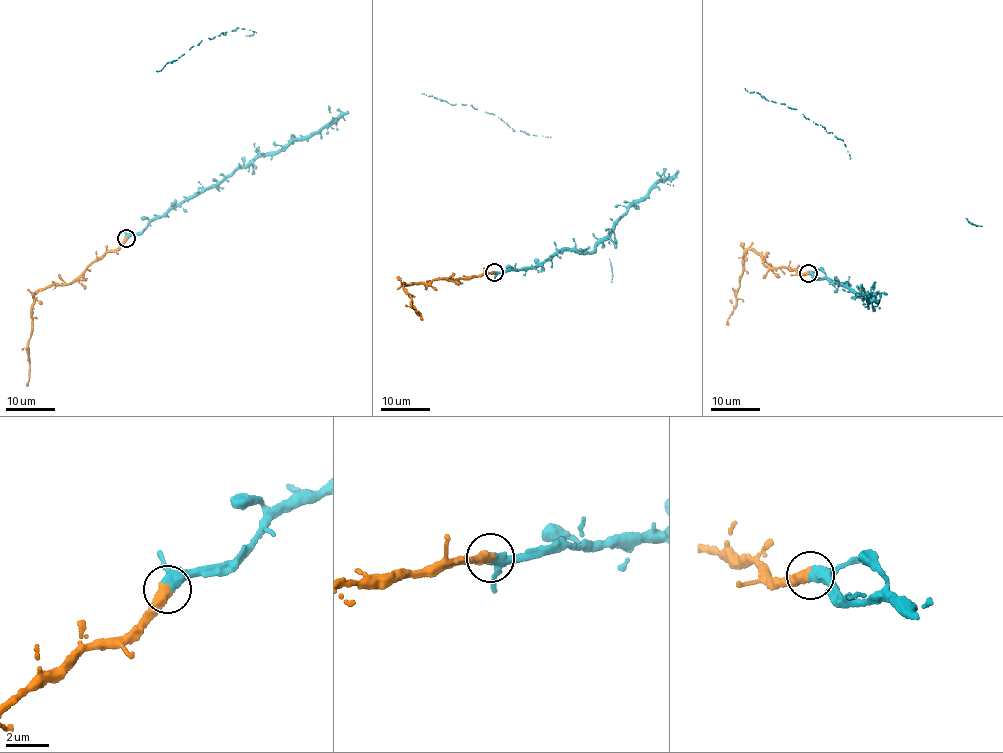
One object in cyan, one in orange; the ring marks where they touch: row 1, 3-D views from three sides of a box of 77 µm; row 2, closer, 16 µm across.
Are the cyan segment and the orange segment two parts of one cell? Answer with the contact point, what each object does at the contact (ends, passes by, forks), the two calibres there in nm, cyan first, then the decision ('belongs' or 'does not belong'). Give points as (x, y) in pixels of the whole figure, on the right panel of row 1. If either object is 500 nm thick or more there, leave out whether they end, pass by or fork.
(808, 273) | cyan passes by | orange ends | 360/460 nm | belongs

